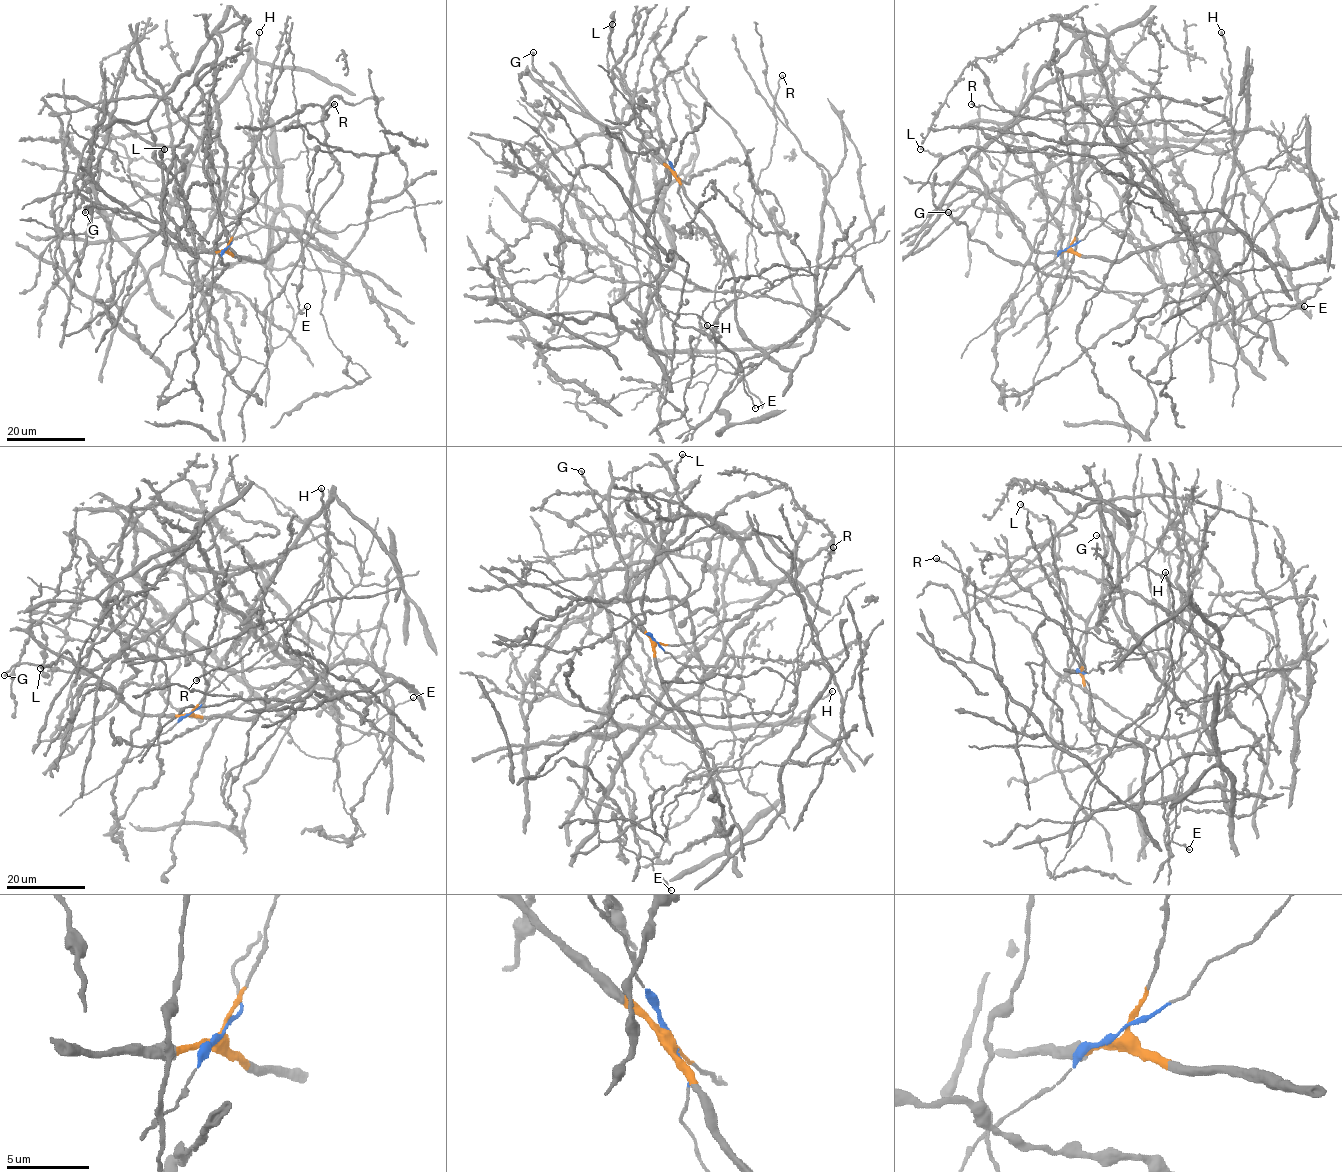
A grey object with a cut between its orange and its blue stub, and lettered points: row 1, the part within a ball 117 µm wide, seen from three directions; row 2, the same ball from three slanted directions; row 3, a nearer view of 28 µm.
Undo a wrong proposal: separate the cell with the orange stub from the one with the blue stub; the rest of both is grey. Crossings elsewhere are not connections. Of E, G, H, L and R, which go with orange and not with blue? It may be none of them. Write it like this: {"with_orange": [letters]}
{"with_orange": ["G", "L"]}

